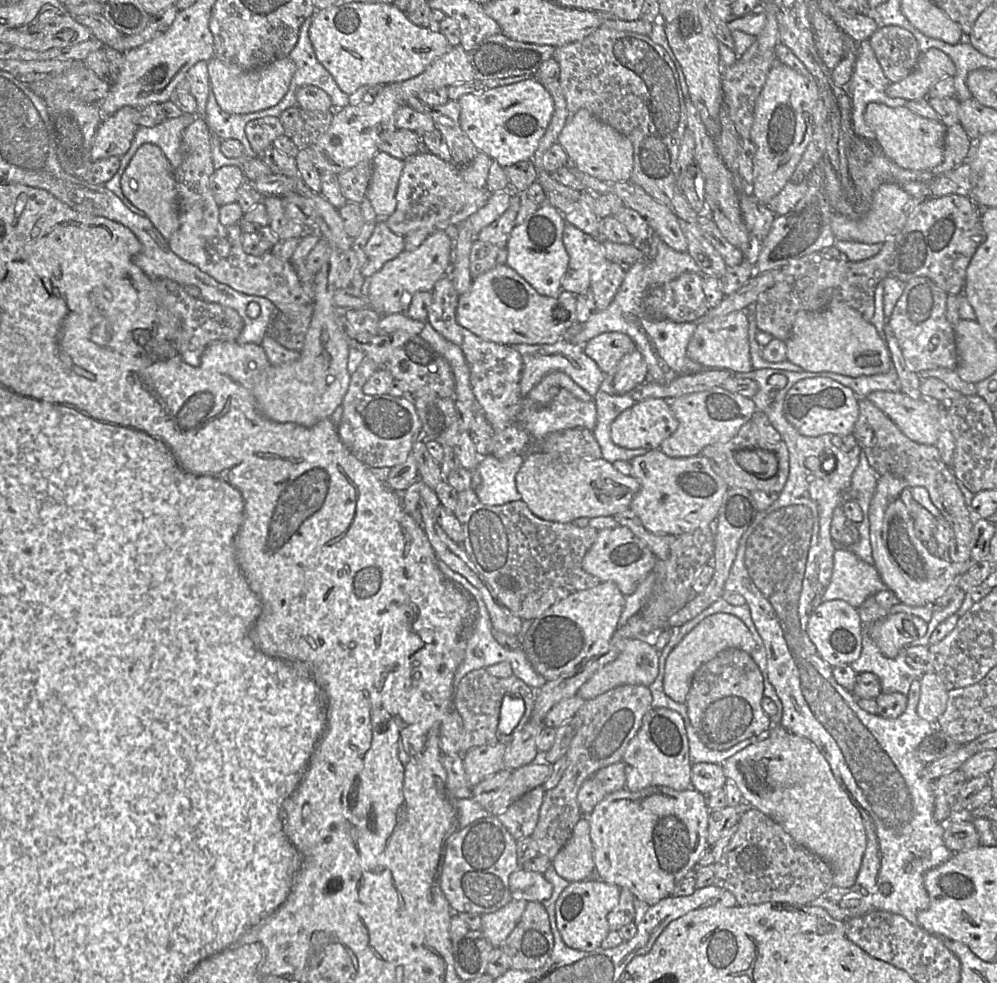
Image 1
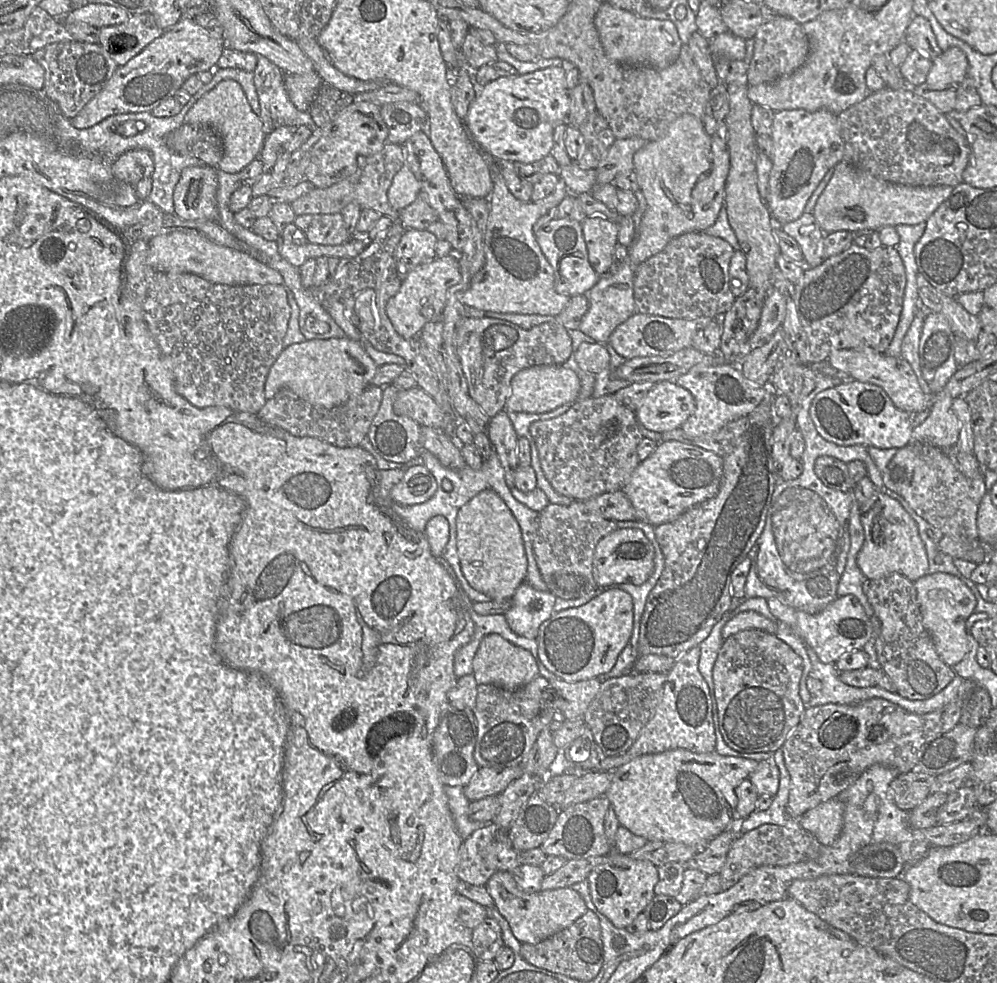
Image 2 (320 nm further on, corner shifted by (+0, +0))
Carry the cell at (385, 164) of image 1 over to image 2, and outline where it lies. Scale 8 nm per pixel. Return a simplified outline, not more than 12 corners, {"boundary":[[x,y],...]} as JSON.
{"boundary":[[405,164],[393,177],[387,197],[396,211],[421,192]]}

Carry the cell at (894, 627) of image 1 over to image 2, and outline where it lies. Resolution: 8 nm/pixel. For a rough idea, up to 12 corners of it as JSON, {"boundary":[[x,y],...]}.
{"boundary":[[943,572],[914,581],[923,626],[954,667],[970,651],[976,597]]}

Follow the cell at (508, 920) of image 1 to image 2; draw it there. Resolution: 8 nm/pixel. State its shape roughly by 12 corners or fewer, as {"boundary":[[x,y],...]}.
{"boundary":[[513,873],[485,887],[513,935],[539,943],[588,911],[571,887],[526,893]]}

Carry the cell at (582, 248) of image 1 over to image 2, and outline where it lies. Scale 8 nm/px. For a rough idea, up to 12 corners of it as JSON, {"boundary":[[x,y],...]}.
{"boundary":[[602,216],[581,222],[588,260],[608,273],[618,223]]}

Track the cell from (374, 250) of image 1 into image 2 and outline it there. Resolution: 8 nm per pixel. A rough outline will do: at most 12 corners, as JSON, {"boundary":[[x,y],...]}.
{"boundary":[[406,229],[394,258],[398,276],[436,258],[438,239]]}

